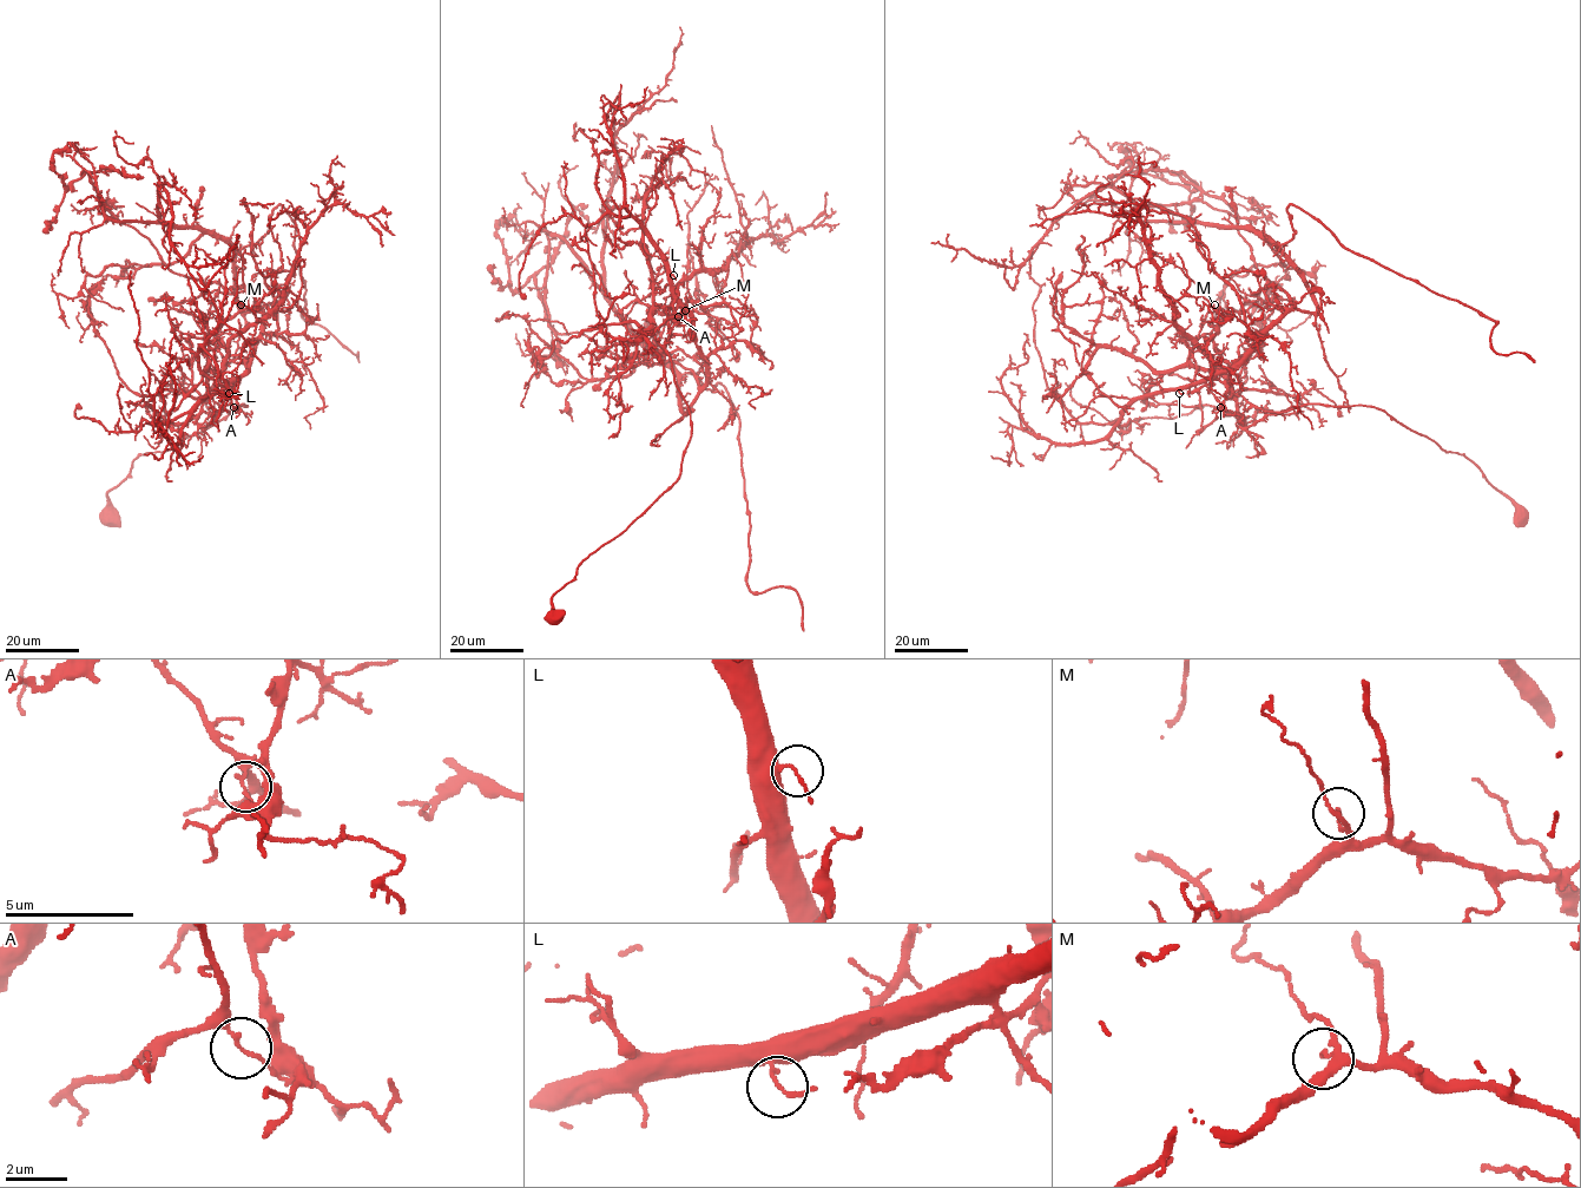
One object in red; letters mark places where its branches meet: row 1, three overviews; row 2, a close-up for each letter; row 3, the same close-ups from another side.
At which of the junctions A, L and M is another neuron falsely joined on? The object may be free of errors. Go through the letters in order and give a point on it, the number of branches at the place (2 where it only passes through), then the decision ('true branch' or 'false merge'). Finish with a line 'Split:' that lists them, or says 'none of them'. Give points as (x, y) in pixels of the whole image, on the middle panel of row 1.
A: place (678, 316); branches 2; false merge
L: place (673, 275); branches 2; true branch
M: place (685, 310); branches 2; true branch
Split: A

